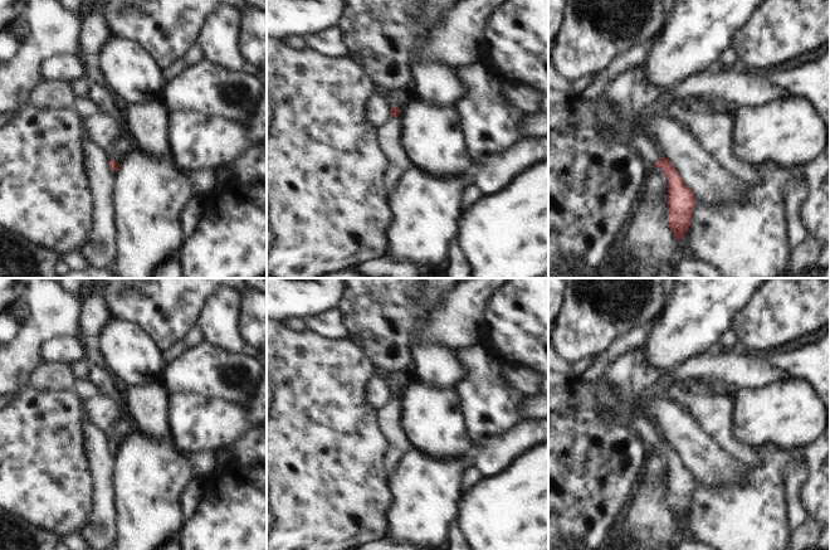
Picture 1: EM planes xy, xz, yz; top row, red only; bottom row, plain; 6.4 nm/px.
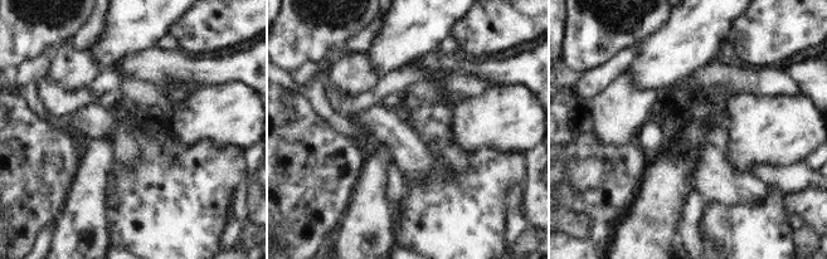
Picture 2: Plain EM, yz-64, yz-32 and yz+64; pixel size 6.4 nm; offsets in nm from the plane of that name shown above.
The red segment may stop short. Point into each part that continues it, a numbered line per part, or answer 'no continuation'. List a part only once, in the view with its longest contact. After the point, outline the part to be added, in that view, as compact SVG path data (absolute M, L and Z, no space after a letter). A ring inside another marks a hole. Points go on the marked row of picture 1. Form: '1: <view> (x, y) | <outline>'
1: xy (123, 145) | M128 132L123 133L116 142L114 150L112 151L109 160L121 162L121 160L130 152L132 147L133 145L131 135Z

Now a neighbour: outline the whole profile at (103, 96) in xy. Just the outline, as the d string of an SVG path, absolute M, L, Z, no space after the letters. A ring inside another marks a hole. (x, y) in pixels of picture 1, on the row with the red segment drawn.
M91 83L89 97L99 104L103 115L112 115L124 122L124 112L118 108L117 102L113 98L113 92L108 87Z

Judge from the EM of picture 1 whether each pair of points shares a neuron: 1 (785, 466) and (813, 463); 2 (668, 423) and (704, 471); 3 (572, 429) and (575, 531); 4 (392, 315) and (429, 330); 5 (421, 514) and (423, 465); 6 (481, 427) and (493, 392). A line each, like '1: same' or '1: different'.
1: different
2: same
3: same
4: different
5: same
6: same

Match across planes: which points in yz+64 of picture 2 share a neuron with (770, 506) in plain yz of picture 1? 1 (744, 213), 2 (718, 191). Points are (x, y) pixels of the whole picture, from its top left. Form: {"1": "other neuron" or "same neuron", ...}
{"1": "same neuron", "2": "other neuron"}

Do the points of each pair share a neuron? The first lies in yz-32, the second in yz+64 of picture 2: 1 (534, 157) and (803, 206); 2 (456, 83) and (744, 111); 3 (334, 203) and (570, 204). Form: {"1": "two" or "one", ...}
{"1": "one", "2": "two", "3": "one"}

